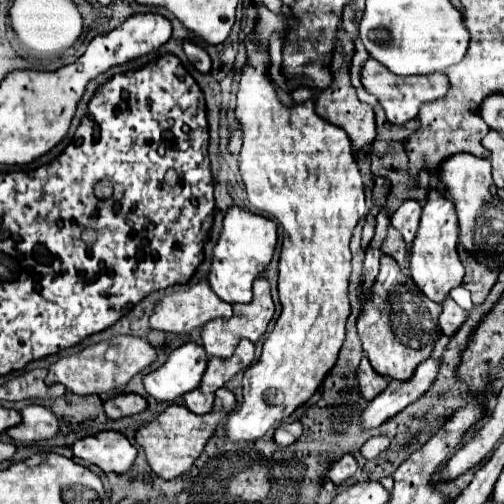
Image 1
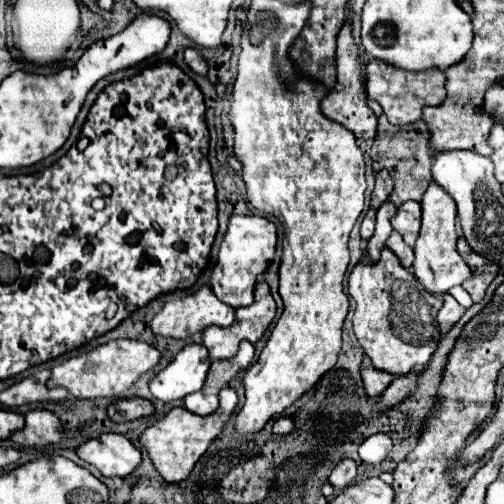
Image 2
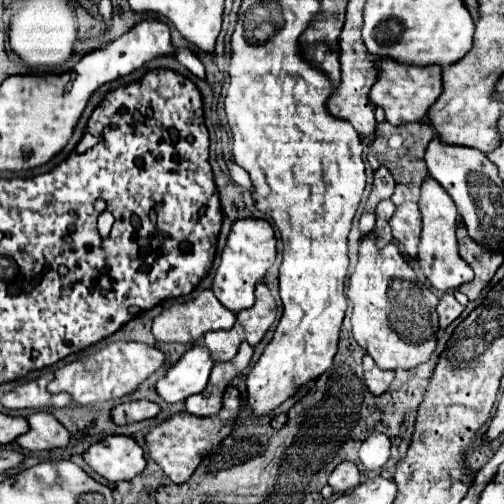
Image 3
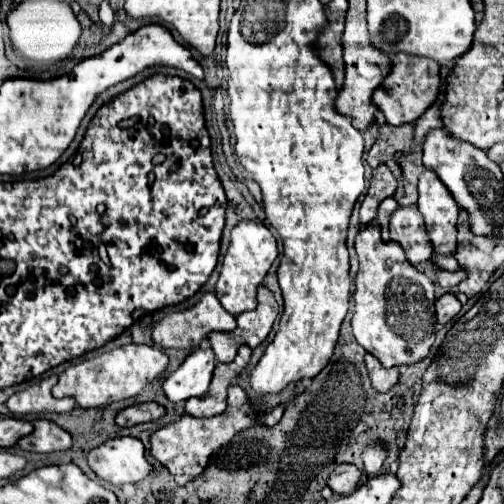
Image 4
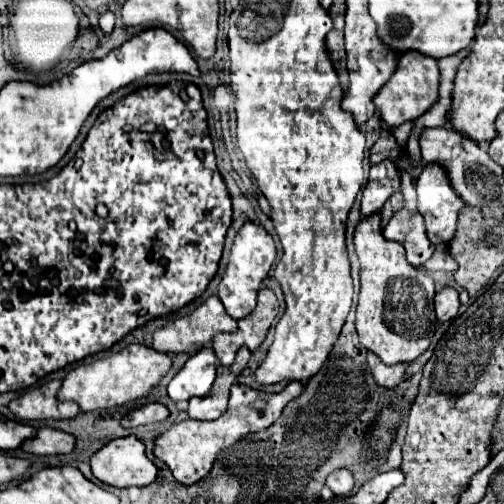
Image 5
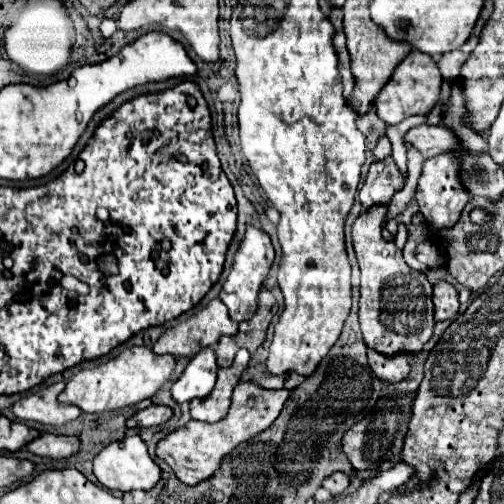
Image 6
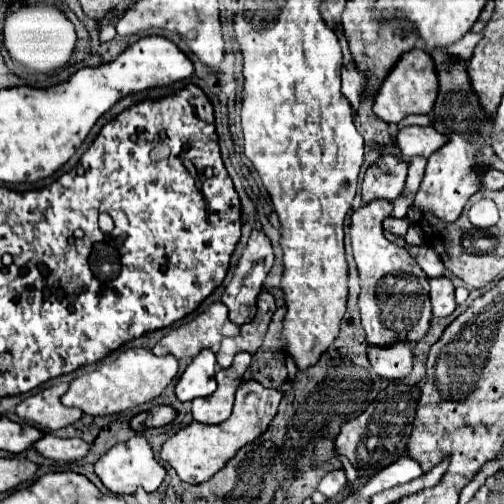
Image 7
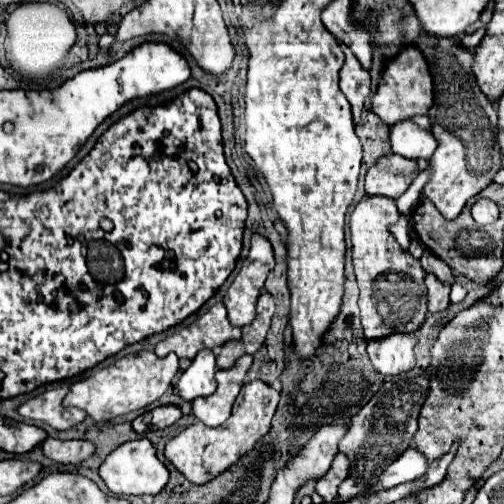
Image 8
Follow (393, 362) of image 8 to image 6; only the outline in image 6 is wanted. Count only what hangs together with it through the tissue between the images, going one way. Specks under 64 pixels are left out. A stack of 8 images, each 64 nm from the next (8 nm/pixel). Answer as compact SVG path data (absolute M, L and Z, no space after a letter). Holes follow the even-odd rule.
M368 348L368 364L372 372L386 382L400 382L410 372L408 356L396 356L396 360L388 360L388 356L380 356L380 352L372 352L372 348Z

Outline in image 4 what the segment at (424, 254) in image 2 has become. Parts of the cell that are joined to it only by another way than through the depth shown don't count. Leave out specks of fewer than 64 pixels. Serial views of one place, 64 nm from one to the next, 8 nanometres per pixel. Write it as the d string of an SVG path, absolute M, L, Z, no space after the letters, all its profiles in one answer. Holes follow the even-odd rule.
M424 170L418 182L418 210L424 216L428 238L438 254L454 254L458 204L432 170ZM460 268L458 272L446 272L446 270L438 270L436 272L438 274L438 278L436 278L436 282L442 286L442 288L452 288L452 286L456 286L456 284L460 284L464 278L466 278L466 272Z

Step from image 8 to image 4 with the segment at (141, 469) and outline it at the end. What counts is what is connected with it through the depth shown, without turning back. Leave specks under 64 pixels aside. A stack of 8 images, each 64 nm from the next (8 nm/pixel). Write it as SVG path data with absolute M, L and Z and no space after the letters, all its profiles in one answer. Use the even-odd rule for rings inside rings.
M122 436L122 438L112 438L106 440L104 444L100 444L98 448L94 448L88 454L88 464L94 470L94 474L114 486L122 486L122 484L138 484L140 480L144 480L150 472L152 472L152 464L144 458L144 446L140 440L132 438L132 436Z

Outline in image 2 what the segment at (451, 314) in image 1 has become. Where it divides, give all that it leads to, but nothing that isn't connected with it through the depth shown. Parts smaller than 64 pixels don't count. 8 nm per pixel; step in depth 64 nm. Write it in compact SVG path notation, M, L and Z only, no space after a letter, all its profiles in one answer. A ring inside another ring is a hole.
M444 294L444 304L442 304L440 312L438 312L438 324L440 324L442 334L446 334L446 332L454 326L454 322L460 320L460 316L462 316L464 312L466 312L466 308L462 308L462 306L452 298L452 294Z

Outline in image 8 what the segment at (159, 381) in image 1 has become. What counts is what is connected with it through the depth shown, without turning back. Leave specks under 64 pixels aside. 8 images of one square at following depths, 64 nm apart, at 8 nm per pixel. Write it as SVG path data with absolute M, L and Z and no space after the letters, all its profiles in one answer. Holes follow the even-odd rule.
M202 350L180 376L180 396L192 402L198 396L210 396L216 390L216 356L212 350Z

